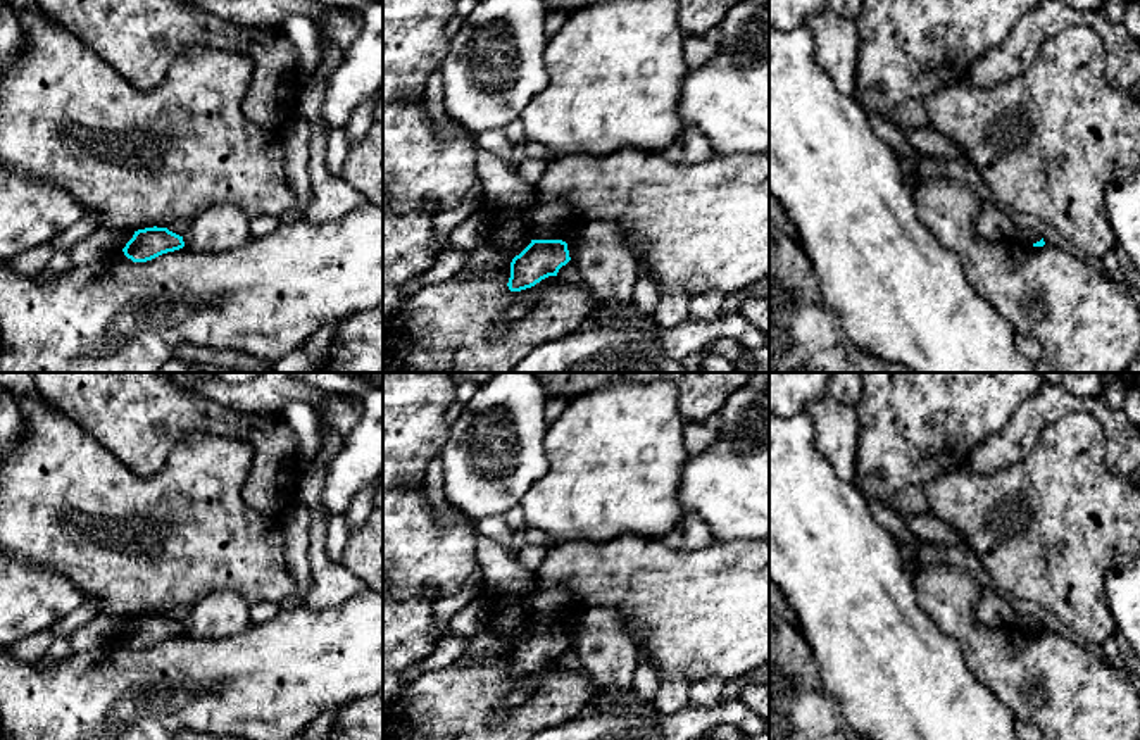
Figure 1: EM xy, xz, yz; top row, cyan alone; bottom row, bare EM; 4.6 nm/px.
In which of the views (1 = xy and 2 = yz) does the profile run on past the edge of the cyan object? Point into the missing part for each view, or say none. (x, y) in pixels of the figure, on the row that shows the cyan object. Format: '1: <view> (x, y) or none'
1: none
2: none

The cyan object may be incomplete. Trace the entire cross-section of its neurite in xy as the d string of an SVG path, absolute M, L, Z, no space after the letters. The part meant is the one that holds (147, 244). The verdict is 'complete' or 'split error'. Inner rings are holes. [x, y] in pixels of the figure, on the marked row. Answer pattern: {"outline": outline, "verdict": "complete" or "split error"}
{"outline": "M153 226L135 231L133 238L126 243L122 252L133 262L147 262L183 247L183 236L169 231L167 228Z", "verdict": "complete"}

